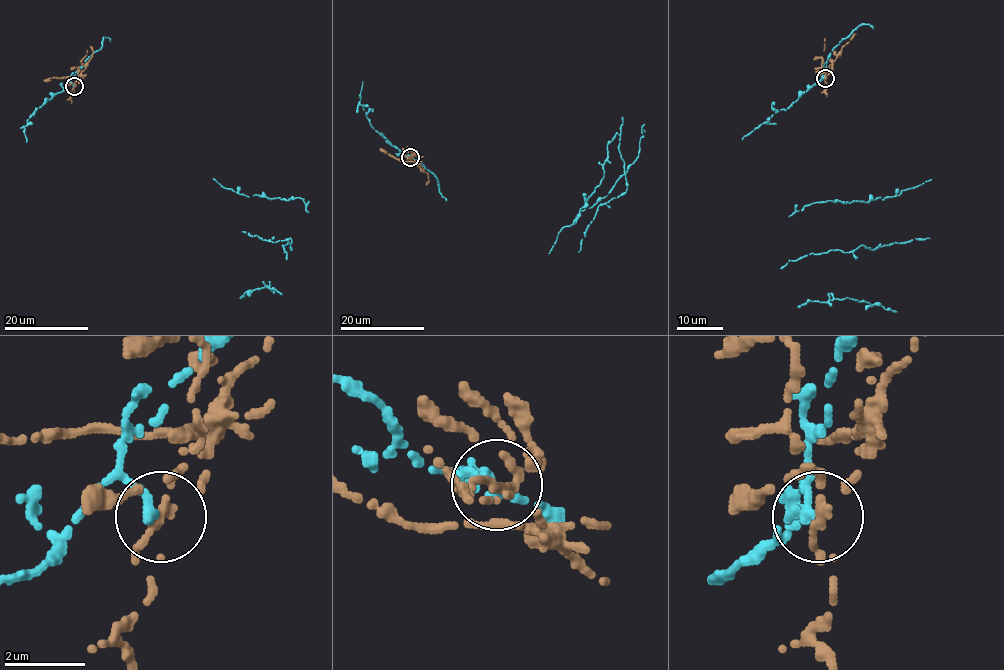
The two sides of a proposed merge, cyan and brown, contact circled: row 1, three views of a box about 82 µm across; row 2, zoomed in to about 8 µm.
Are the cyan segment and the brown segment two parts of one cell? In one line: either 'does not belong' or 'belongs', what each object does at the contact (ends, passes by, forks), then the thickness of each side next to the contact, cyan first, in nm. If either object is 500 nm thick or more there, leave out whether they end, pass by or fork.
does not belong; cyan ends there; brown passes by; 260 nm thick on the cyan side, 190 nm on the other

